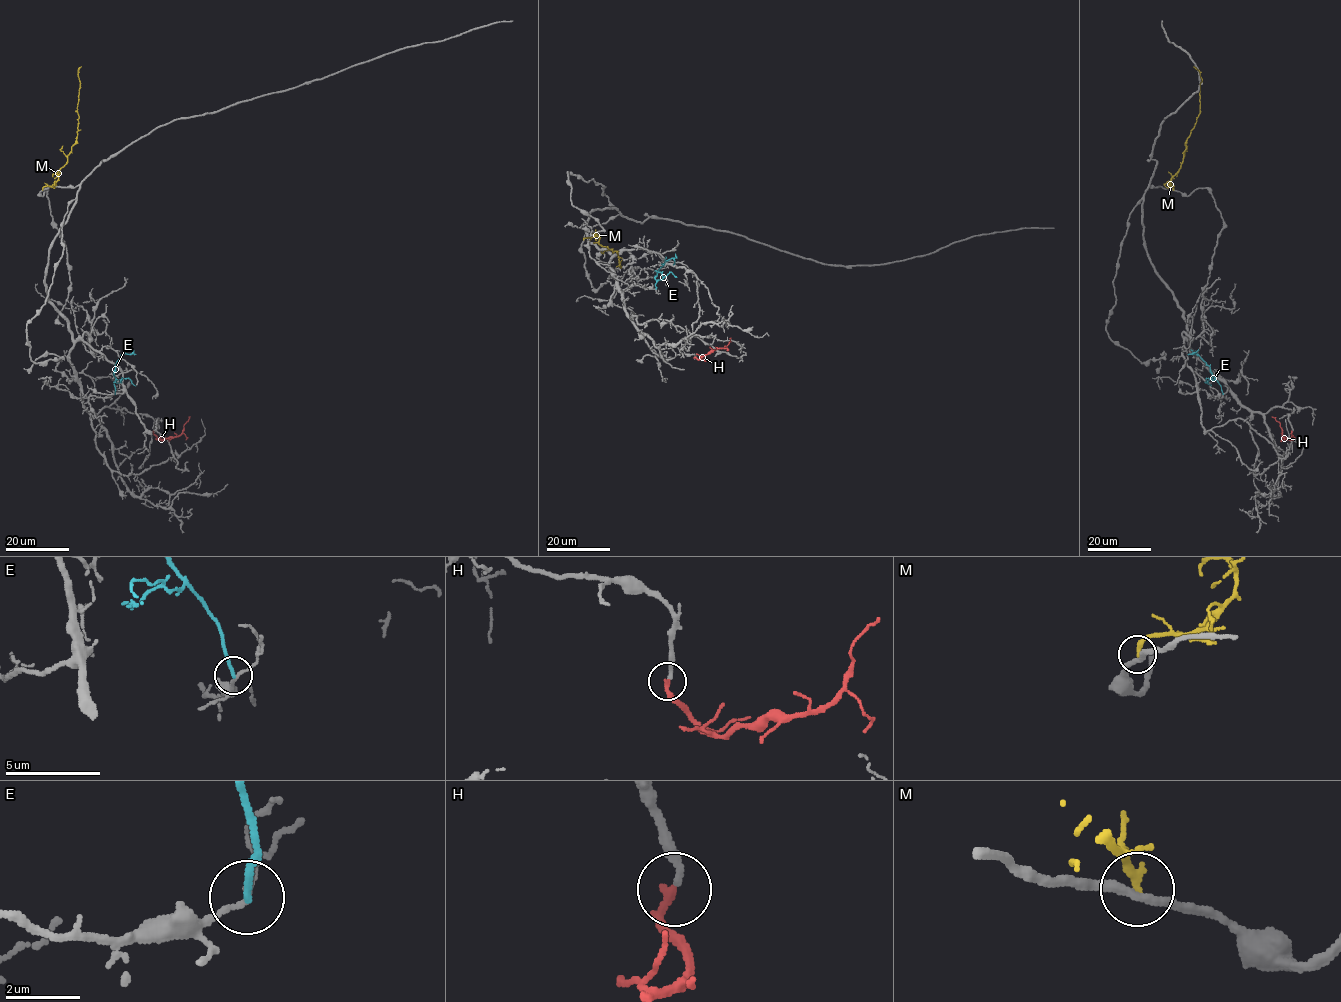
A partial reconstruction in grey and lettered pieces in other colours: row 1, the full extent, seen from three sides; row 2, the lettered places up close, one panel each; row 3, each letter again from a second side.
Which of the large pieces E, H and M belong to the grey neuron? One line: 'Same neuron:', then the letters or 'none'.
Same neuron: H

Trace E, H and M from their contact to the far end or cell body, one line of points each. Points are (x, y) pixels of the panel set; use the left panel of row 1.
E: (115, 394), (115, 363), (124, 353), (134, 354)
H: (153, 431), (161, 440), (176, 437), (182, 432), (190, 416)
M: (42, 190), (56, 181), (77, 134), (81, 66)

